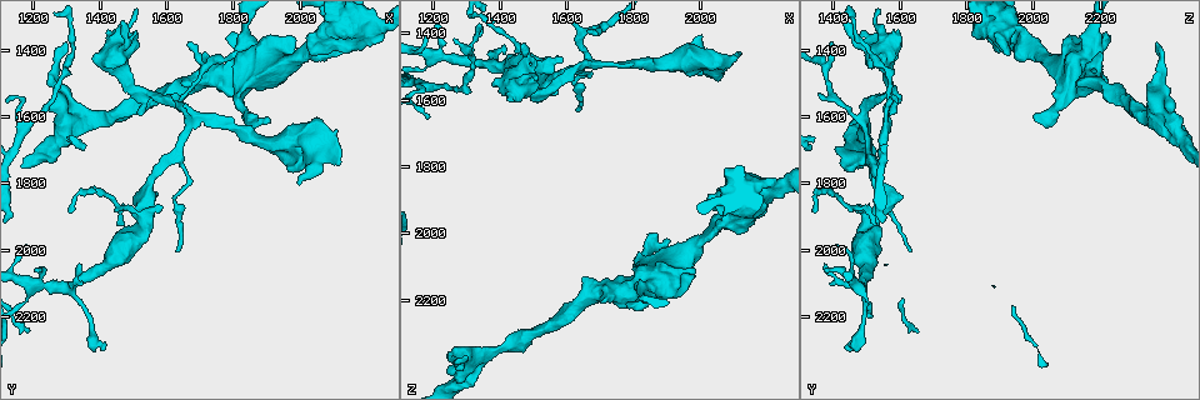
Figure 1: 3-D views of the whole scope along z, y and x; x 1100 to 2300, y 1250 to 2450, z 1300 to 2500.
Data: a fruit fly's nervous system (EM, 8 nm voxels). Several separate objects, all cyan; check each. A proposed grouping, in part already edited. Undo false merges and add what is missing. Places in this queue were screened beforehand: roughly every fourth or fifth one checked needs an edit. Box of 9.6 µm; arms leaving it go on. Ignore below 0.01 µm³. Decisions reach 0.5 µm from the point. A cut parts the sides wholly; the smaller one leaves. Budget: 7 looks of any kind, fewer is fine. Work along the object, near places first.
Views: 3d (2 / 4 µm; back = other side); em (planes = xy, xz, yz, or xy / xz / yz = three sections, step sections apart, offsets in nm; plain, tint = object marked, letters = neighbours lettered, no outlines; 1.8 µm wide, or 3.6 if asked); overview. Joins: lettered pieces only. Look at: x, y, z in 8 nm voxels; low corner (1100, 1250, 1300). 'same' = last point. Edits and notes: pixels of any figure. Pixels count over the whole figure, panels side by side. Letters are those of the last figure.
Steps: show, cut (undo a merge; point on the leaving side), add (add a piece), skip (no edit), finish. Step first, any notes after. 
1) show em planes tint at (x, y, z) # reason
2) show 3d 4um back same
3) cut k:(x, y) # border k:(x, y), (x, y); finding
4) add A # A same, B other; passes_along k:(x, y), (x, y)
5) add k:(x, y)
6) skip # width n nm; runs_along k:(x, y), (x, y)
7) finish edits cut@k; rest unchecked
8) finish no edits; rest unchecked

show 3d 4um at (1890, 1430, 2130) # abrupt turn

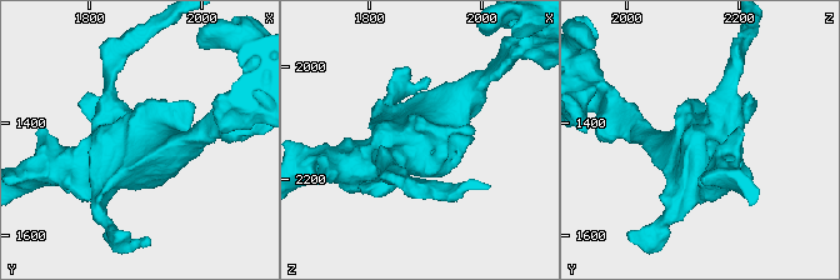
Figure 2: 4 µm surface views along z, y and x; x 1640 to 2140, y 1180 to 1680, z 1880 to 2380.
show em 3.6um planes letters at (1895, 1425, 2135) # shape alone is not enough

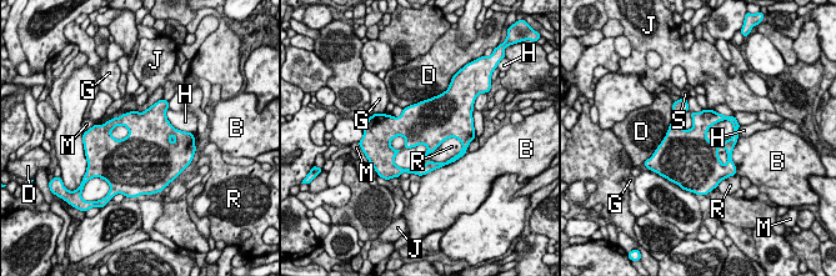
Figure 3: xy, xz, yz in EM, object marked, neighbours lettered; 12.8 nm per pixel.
skip # B other, D other, G other, H other, J other, M other, R other, S other; border 3:(462, 144), (447, 138), (430, 154); one neuron here

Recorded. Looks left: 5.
show em xz step 8 letters at (1540, 1910, 1500) # sudden change in width

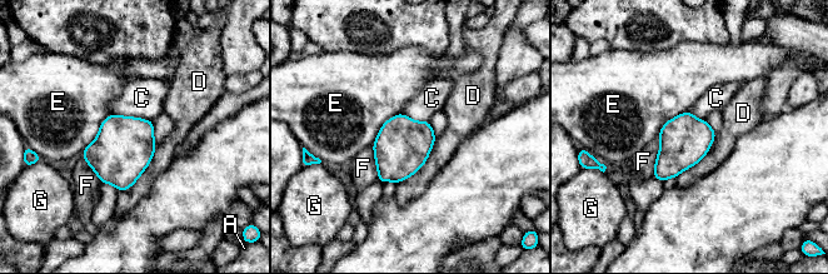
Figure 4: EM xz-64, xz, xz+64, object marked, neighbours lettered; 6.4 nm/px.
show em planes letters same

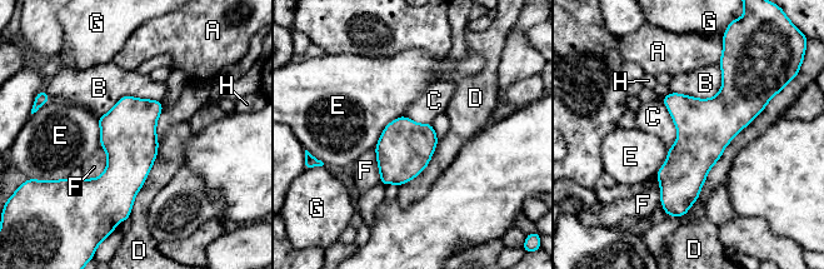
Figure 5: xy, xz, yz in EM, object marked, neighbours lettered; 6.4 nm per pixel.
skip # A other, B other, C other, D other, E other, F other, G other, H other; border 5:(660, 99), (677, 130), (669, 149); all the same neuron

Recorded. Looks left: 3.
show em planes letters at (1310, 1330, 1470) # narrows sharply

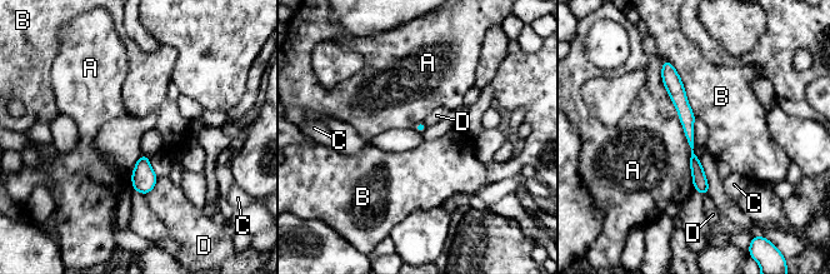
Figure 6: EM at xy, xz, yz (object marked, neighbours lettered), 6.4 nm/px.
skip # width 60 nm; A other, B other, C other, D other; border 6:(661, 60), (695, 189); all the same neuron

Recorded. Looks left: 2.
finish no edits; rest unchecked

